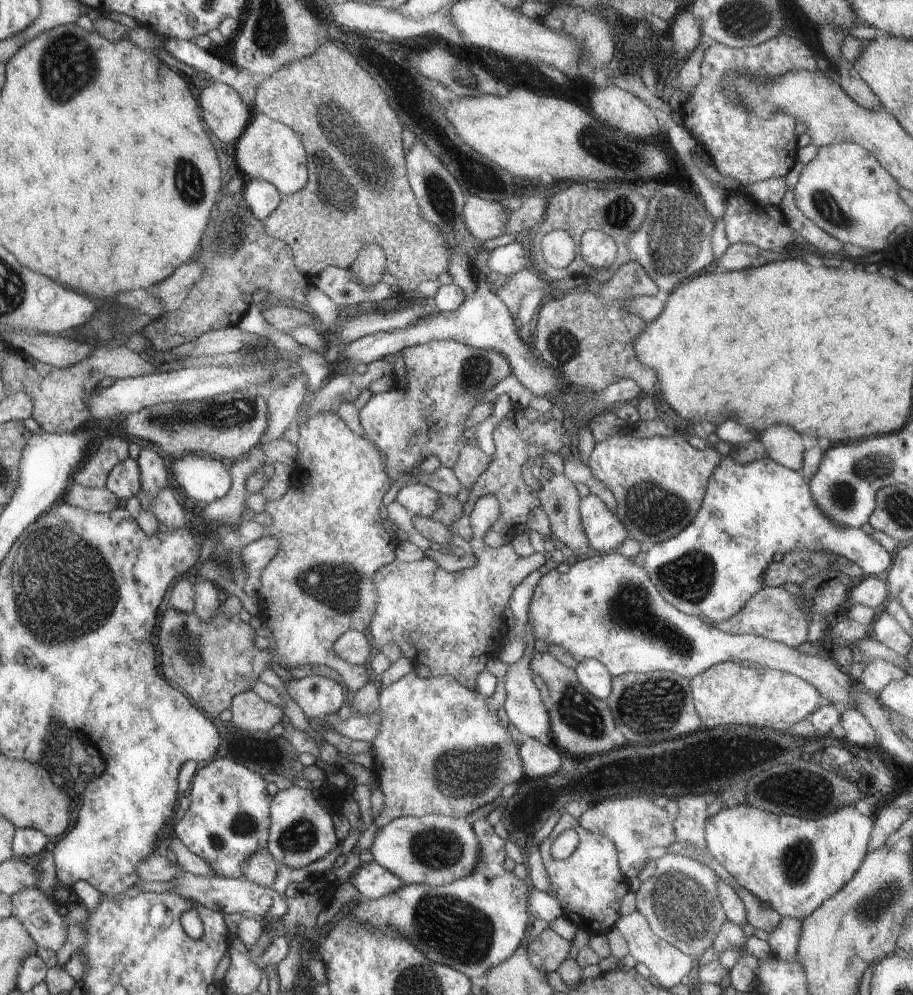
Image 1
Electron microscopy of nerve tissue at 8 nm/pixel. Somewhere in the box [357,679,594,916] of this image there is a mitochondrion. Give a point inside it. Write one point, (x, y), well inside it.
(460, 773)

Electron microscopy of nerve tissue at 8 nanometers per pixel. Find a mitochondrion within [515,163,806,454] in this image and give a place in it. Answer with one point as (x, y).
(678, 231)

